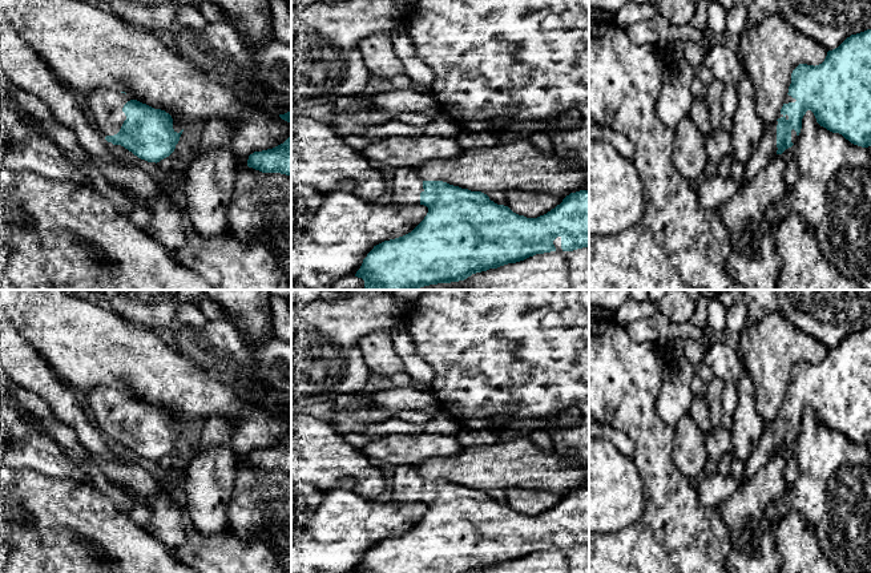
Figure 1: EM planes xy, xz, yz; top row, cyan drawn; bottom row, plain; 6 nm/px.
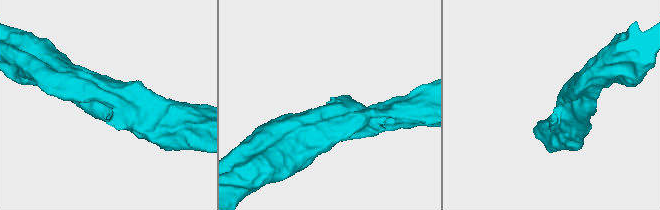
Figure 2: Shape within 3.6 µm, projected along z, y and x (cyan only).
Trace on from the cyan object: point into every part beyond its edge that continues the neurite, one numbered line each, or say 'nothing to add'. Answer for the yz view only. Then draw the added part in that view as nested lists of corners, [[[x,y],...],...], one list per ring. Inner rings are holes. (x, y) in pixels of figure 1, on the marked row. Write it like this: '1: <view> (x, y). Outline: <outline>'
1: yz (766, 149). Outline: [[[775,121],[771,125],[766,125],[763,129],[763,134],[761,138],[761,142],[753,156],[749,158],[745,166],[745,174],[741,181],[738,181],[738,185],[741,186],[745,182],[749,182],[753,179],[763,168],[765,165],[777,156],[777,125],[778,121]]]

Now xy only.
1: xy (105, 105). Outline: [[[93,89],[81,100],[90,110],[96,129],[104,136],[114,136],[126,120],[124,105],[133,100],[130,96],[113,89]]]

